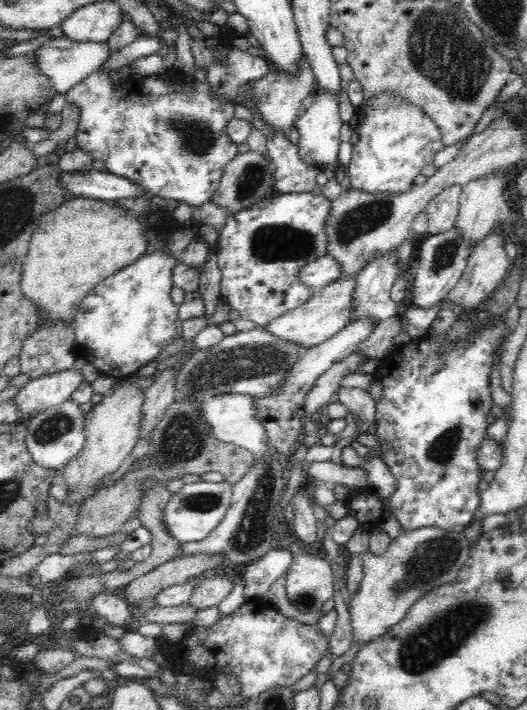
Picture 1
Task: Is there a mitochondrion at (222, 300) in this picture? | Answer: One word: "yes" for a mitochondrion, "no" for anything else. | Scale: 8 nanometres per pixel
no

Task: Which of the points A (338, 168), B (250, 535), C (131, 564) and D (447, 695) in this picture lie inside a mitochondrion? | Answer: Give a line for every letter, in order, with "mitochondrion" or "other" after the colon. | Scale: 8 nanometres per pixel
A: other
B: mitochondrion
C: other
D: other

